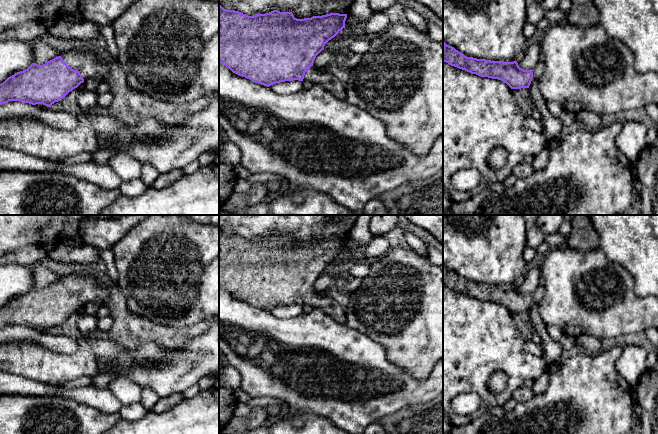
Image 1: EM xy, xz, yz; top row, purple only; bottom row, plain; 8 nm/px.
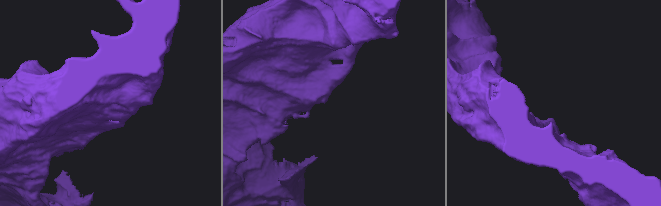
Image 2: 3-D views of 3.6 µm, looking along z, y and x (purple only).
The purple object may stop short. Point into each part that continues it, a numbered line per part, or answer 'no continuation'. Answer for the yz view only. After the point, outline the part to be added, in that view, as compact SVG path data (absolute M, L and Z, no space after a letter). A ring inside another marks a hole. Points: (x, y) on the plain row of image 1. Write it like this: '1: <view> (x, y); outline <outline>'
1: yz (530, 282); outline M533 268L517 284L520 292L524 294L533 294L539 286L539 280L542 275L541 268Z

